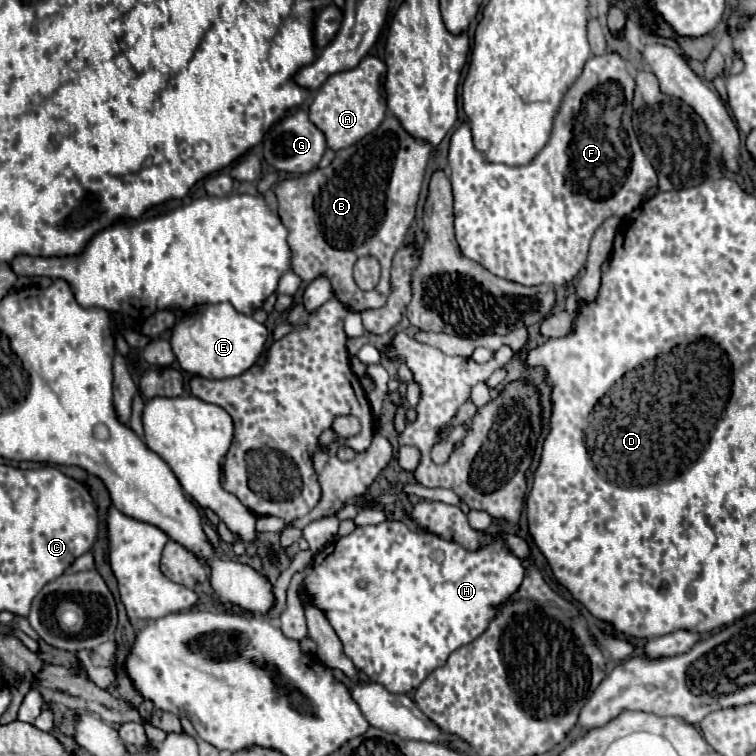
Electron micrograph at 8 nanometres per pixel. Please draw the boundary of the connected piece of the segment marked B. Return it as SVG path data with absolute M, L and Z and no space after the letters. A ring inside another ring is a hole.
M386 116L384 122L368 134L358 144L338 150L336 158L328 168L316 168L308 174L302 174L298 178L282 180L274 186L274 194L278 198L278 214L284 222L284 226L290 230L288 244L294 252L292 258L292 270L306 282L314 282L320 276L326 276L332 284L334 296L350 310L350 312L364 312L372 308L382 308L386 304L386 298L390 294L390 266L394 252L404 244L406 232L414 220L416 214L416 202L420 196L424 170L430 158L430 146L414 140L410 134L406 134L400 126L400 122L394 116ZM360 256L374 256L378 258L382 266L380 284L370 290L362 292L354 278L352 268L356 258Z

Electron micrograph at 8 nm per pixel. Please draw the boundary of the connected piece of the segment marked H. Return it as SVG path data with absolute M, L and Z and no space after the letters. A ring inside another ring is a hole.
M386 520L386 522L378 524L378 526L358 526L352 534L348 534L344 538L336 538L322 552L318 552L316 558L314 558L314 566L310 566L306 570L306 578L300 584L300 594L304 592L312 600L312 604L324 612L324 616L330 620L334 632L338 634L346 656L354 662L354 666L366 678L376 680L388 692L408 694L412 688L418 688L418 684L422 684L422 680L426 680L426 676L430 672L434 672L434 668L440 668L442 664L446 664L446 660L450 658L450 654L454 650L458 650L464 644L470 644L474 638L478 638L482 632L486 632L490 620L494 620L494 616L500 612L500 608L510 602L510 596L514 592L518 592L524 576L526 576L526 566L524 566L522 558L518 558L506 546L506 542L502 538L492 540L490 544L484 544L478 550L468 550L468 548L460 546L458 542L444 540L444 538L440 538L436 534L430 534L430 532L424 532L424 530L410 530L404 522Z

